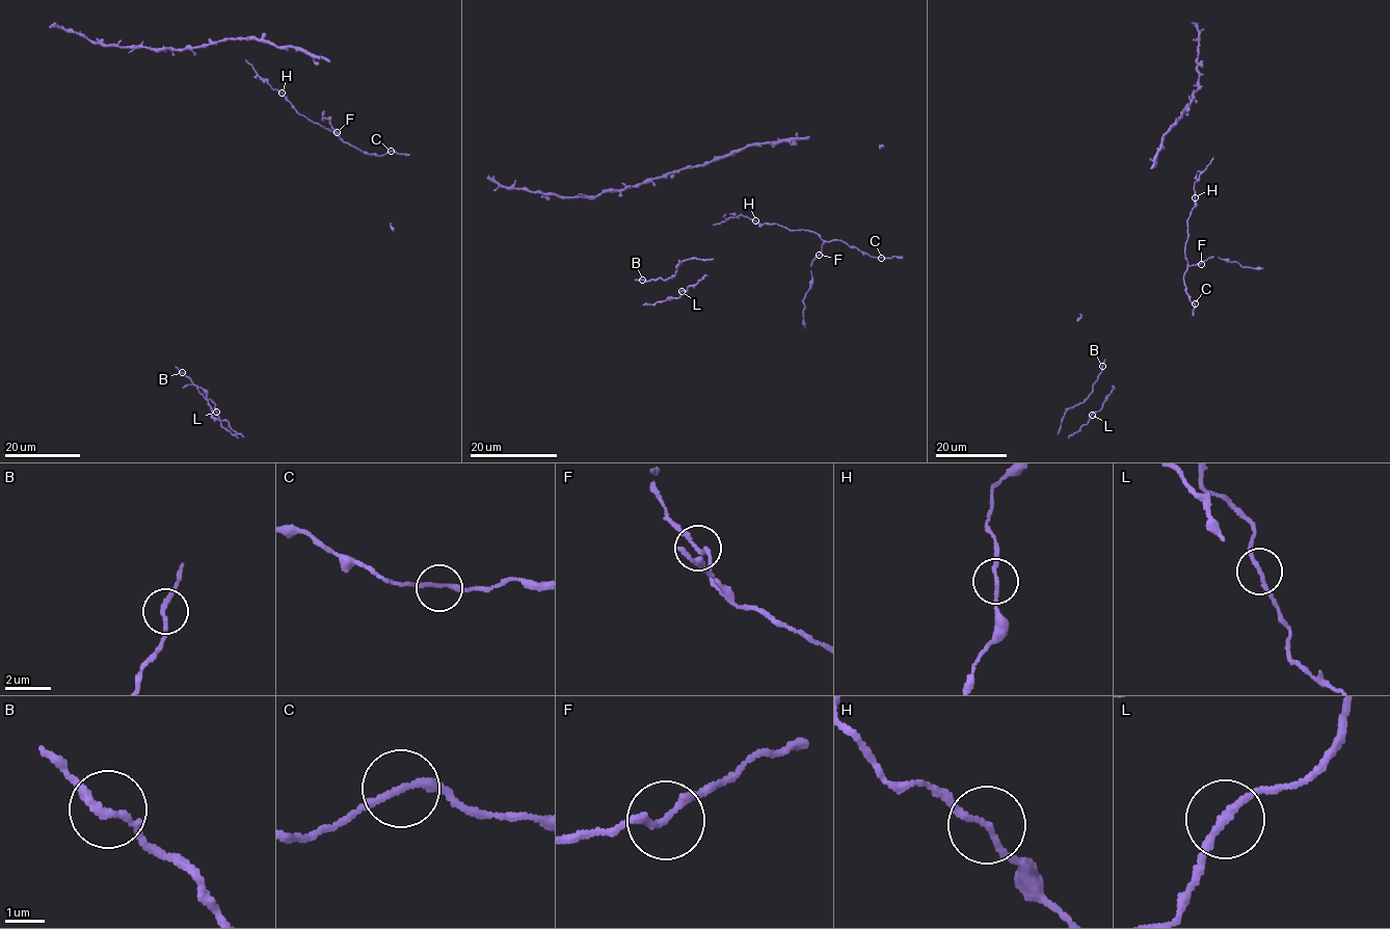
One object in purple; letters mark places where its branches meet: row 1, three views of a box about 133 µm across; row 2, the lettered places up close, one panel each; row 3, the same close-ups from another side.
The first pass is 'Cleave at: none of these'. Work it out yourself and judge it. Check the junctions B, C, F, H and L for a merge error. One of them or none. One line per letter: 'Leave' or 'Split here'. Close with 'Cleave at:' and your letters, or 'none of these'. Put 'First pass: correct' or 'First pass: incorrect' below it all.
B: Leave
C: Leave
F: Leave
H: Leave
L: Leave
Cleave at: none of these
First pass: correct

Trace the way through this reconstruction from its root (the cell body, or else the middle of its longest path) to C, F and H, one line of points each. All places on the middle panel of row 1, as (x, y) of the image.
C: (853, 246), (881, 258)
F: (853, 246), (837, 239), (822, 245), (820, 254)
H: (853, 246), (837, 239), (827, 241), (803, 229), (790, 231), (755, 220)

